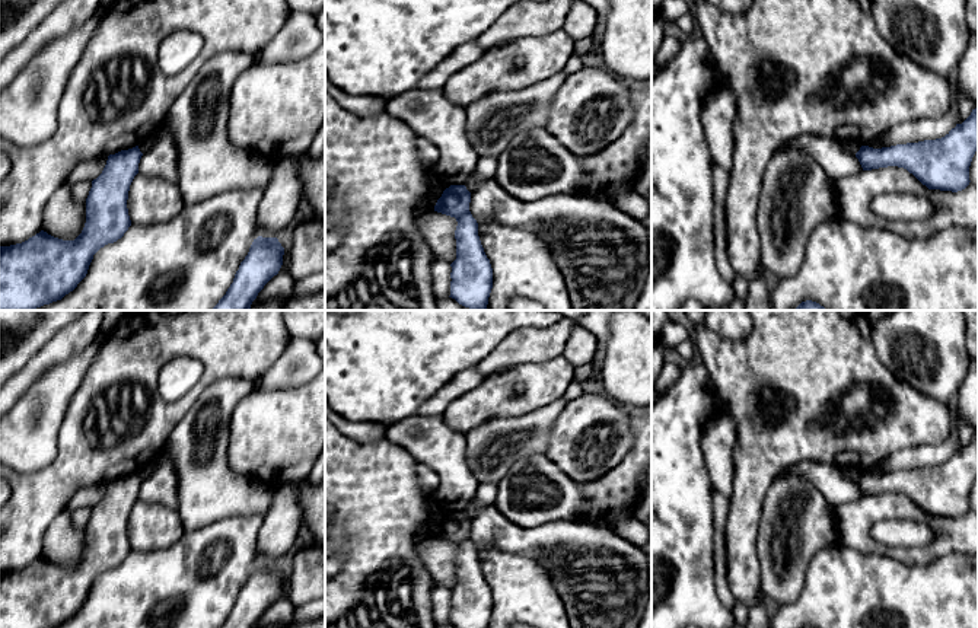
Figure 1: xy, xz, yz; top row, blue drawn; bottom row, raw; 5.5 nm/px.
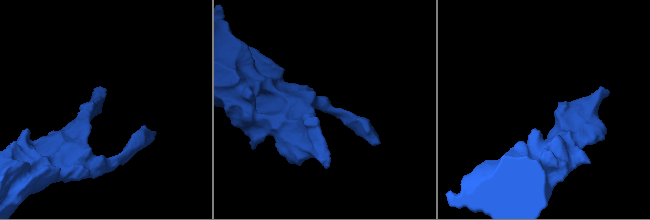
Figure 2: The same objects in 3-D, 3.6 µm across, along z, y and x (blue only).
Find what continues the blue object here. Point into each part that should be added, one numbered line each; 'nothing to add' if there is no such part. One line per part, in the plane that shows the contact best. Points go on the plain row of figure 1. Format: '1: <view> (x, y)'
nothing to add

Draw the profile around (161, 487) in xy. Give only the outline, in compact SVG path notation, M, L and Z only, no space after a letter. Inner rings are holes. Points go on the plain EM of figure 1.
M168 453L157 456L157 466L140 485L138 500L178 510L178 476Z

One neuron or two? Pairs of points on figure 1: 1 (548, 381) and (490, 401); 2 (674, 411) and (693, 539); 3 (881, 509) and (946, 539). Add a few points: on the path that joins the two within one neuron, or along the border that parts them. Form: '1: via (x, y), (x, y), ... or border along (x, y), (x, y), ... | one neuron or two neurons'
1: via (534, 381), (515, 379), (505, 389) | one neuron
2: via (674, 443), (674, 507) | one neuron
3: via (898, 509), (907, 509), (933, 522) | one neuron

